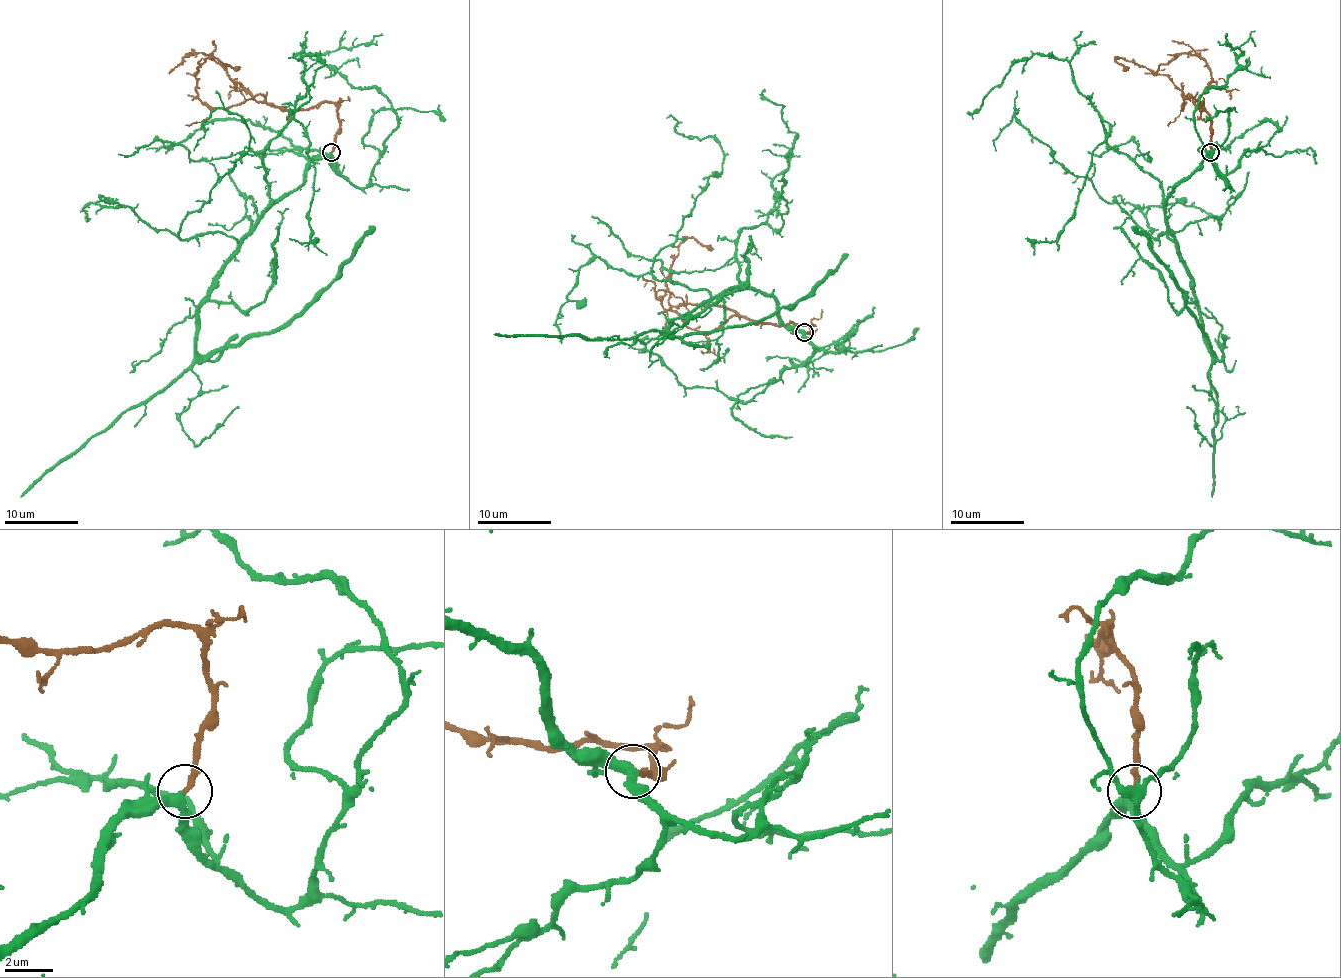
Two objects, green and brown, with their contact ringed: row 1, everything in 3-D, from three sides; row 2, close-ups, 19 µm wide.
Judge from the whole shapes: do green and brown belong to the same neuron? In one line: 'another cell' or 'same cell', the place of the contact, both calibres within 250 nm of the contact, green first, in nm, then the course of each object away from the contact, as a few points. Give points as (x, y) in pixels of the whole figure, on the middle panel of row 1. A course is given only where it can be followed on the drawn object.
same cell | (804, 332) | 360/240 nm | green via (803, 332), (744, 288), (669, 324), (684, 337), (757, 323), (792, 308), (845, 253) | brown via (804, 332), (713, 304), (673, 306), (665, 277), (680, 244), (713, 249)

